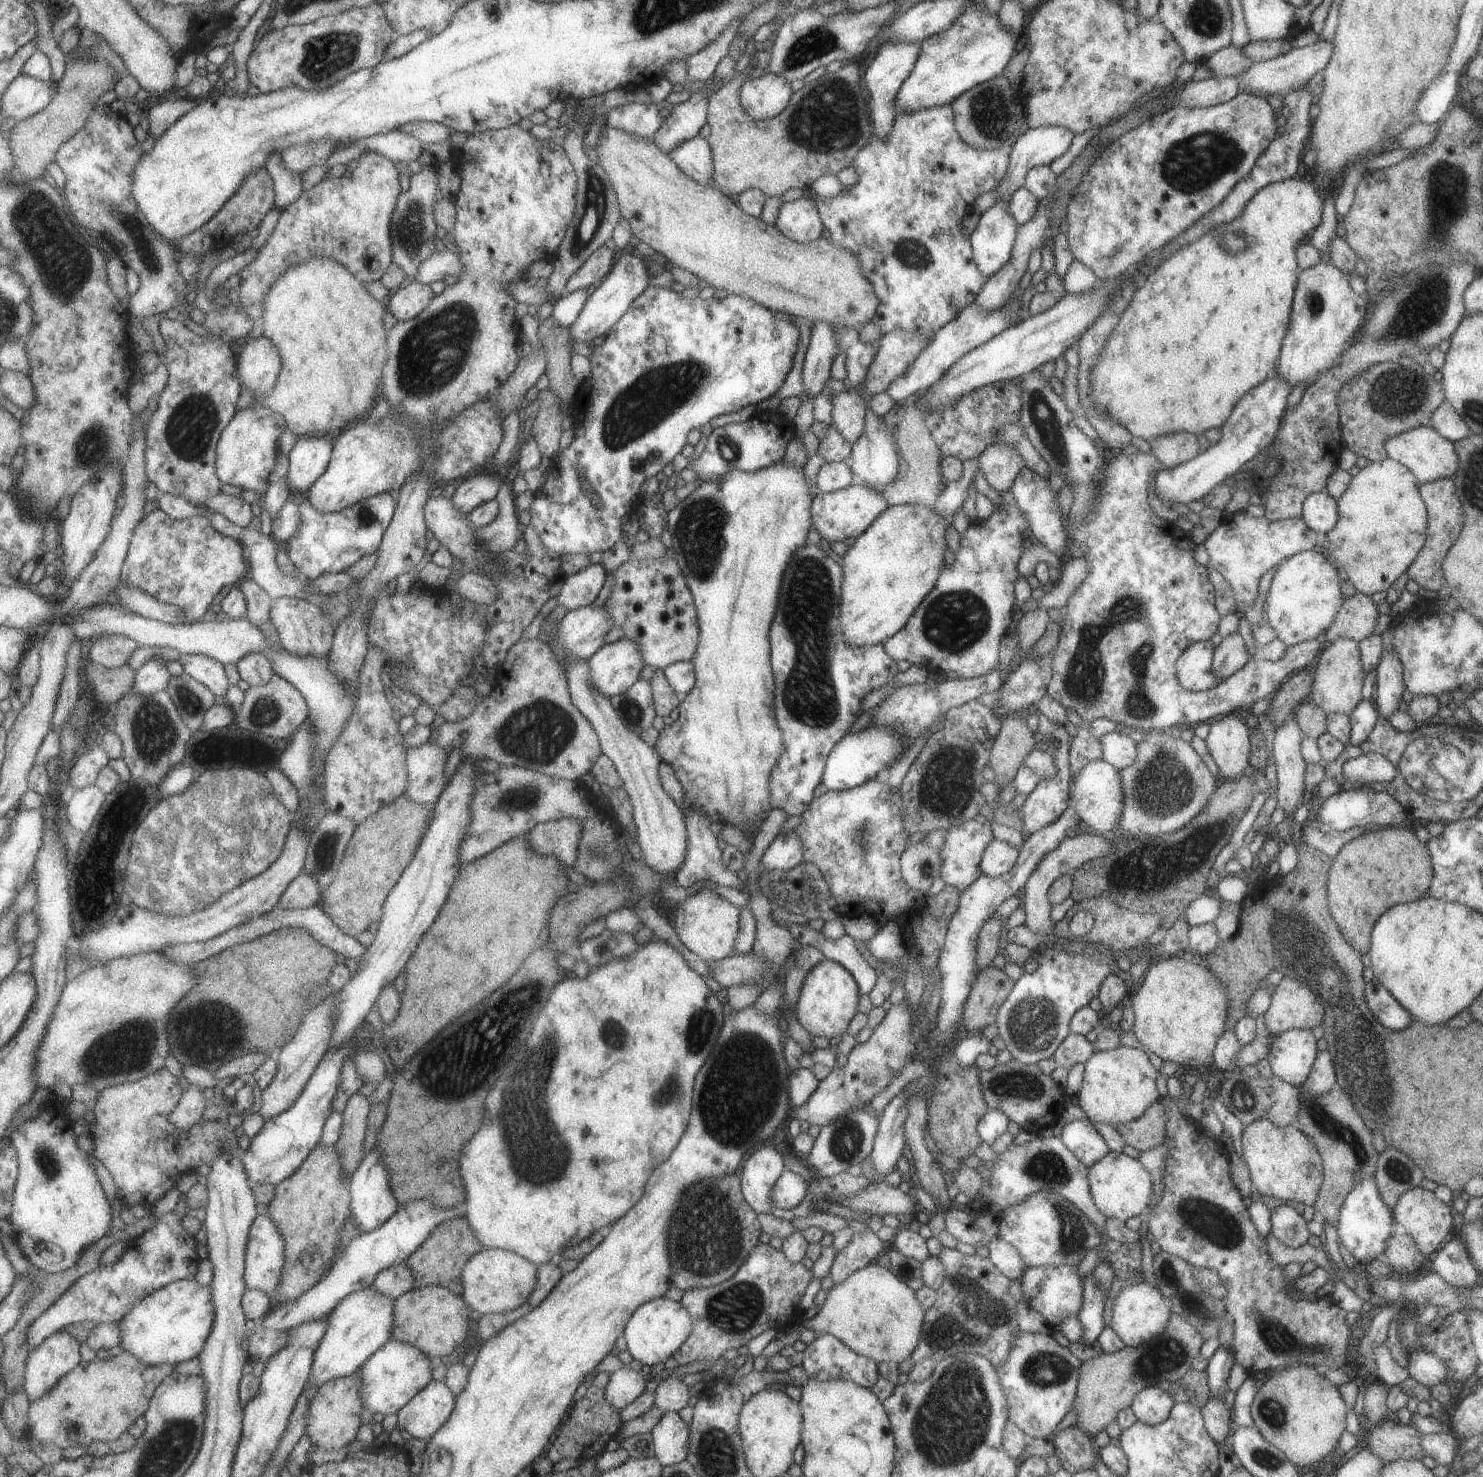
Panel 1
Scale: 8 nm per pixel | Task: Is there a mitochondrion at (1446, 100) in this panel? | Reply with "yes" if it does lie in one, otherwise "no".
no

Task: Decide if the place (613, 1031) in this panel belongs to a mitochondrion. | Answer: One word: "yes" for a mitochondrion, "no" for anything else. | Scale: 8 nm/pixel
yes

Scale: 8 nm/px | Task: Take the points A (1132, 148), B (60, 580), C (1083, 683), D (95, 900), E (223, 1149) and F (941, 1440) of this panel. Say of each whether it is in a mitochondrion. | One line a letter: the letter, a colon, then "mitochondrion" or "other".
A: other
B: other
C: mitochondrion
D: other
E: other
F: mitochondrion

